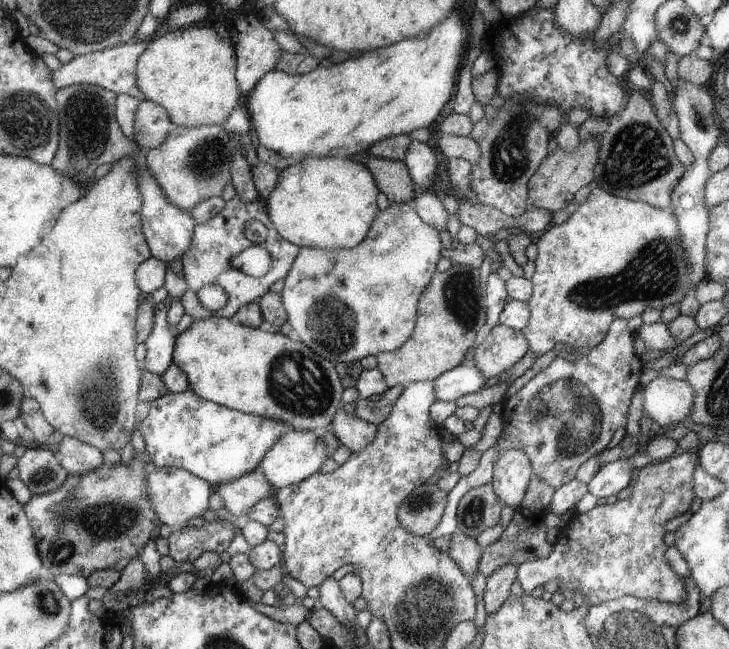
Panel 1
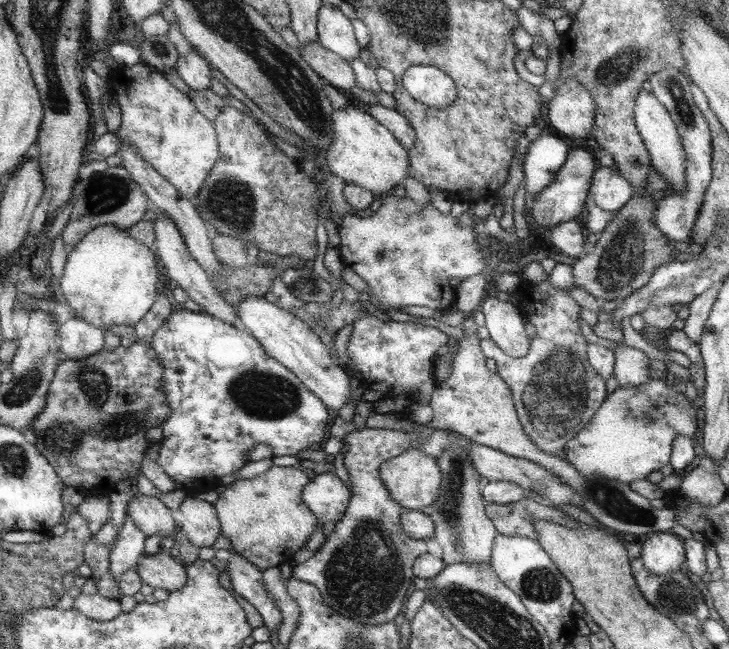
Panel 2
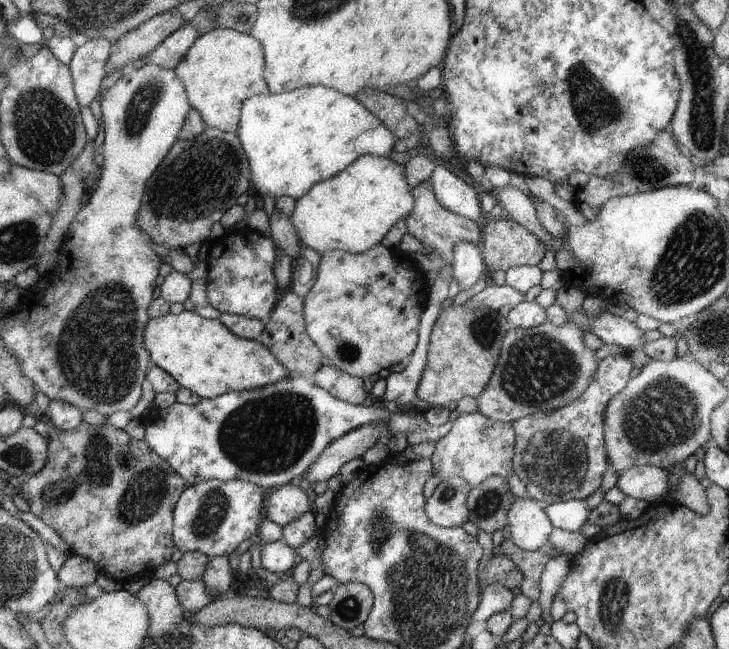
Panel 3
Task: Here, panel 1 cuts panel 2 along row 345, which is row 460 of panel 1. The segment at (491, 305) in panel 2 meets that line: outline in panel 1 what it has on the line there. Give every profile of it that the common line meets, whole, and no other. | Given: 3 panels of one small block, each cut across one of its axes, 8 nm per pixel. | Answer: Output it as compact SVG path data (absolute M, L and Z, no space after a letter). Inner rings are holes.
M501 448L497 452L497 460L493 464L493 480L489 484L495 488L501 504L517 512L521 508L519 502L525 494L531 474L533 470L529 456L523 450Z

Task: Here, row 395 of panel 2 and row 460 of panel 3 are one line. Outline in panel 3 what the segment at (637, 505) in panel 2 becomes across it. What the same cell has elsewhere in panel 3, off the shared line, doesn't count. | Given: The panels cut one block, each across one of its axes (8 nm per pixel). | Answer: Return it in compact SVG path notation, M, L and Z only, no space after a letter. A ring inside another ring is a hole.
M479 412L461 414L451 430L435 442L435 450L431 454L431 462L435 464L435 474L443 480L447 478L463 478L469 486L479 486L489 476L509 478L513 474L513 454L515 454L515 432L511 424L493 422Z

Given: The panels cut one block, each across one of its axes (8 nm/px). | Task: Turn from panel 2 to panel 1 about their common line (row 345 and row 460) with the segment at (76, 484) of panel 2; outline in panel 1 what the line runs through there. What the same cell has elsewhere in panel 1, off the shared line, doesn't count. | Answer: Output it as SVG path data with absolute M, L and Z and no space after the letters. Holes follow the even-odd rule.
M141 454L133 456L127 466L109 468L103 464L87 476L69 476L59 490L33 496L23 506L47 576L71 574L89 578L99 570L121 572L131 558L137 554L145 556L141 546L149 542L153 520L157 520L141 478L141 468L147 462L147 454Z

